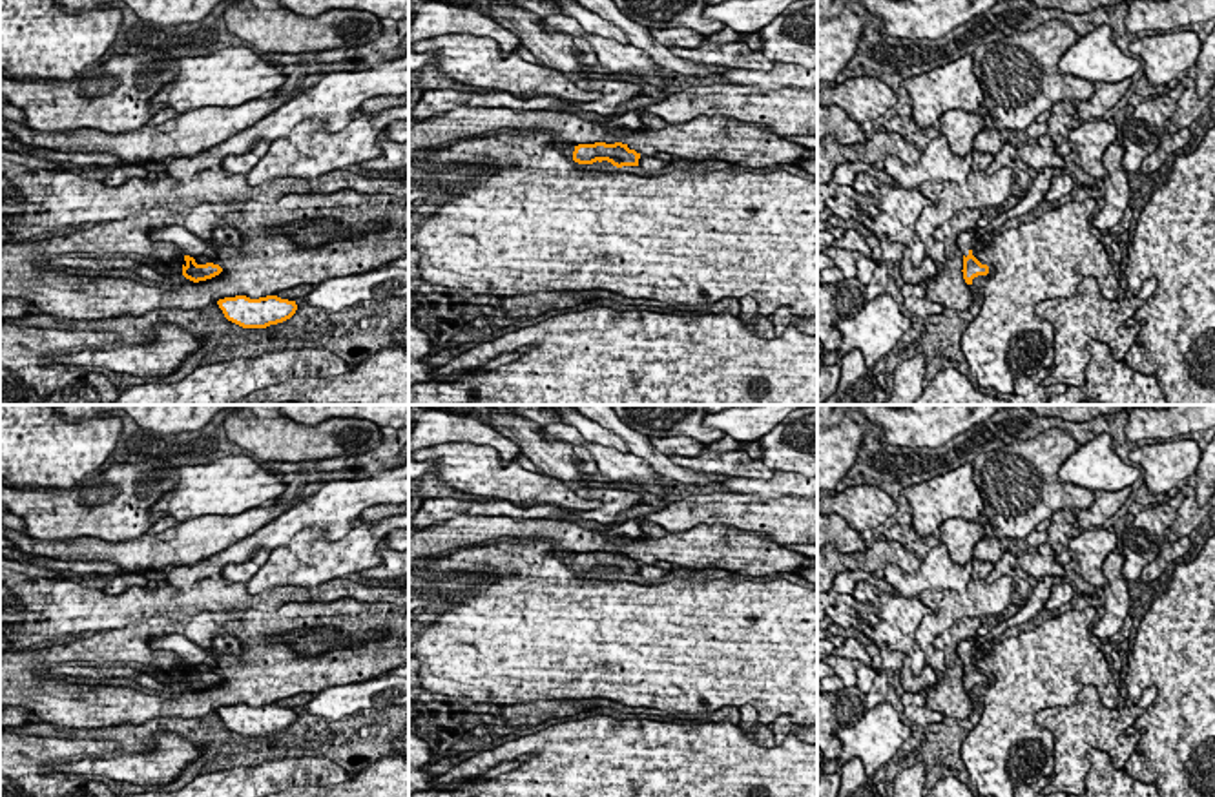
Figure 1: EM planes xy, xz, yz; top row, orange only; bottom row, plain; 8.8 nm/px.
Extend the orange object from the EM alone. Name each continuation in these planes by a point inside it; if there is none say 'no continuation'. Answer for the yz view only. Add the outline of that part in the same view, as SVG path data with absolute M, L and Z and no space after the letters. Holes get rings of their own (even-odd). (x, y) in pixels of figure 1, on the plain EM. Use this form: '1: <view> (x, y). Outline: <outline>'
1: yz (965, 648). Outline: M976 637L960 640L956 647L956 653L965 666L969 664L971 658L974 658L974 644L976 644Z

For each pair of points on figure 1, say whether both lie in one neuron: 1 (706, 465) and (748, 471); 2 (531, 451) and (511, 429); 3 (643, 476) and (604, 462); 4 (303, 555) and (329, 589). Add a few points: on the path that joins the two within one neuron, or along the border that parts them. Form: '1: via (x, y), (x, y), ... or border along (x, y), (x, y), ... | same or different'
1: via (717, 465), (737, 471) | same
2: via (529, 445), (517, 433) | same
3: via (633, 469), (613, 464) | same
4: border along (332, 579), (314, 586), (292, 586) | different

